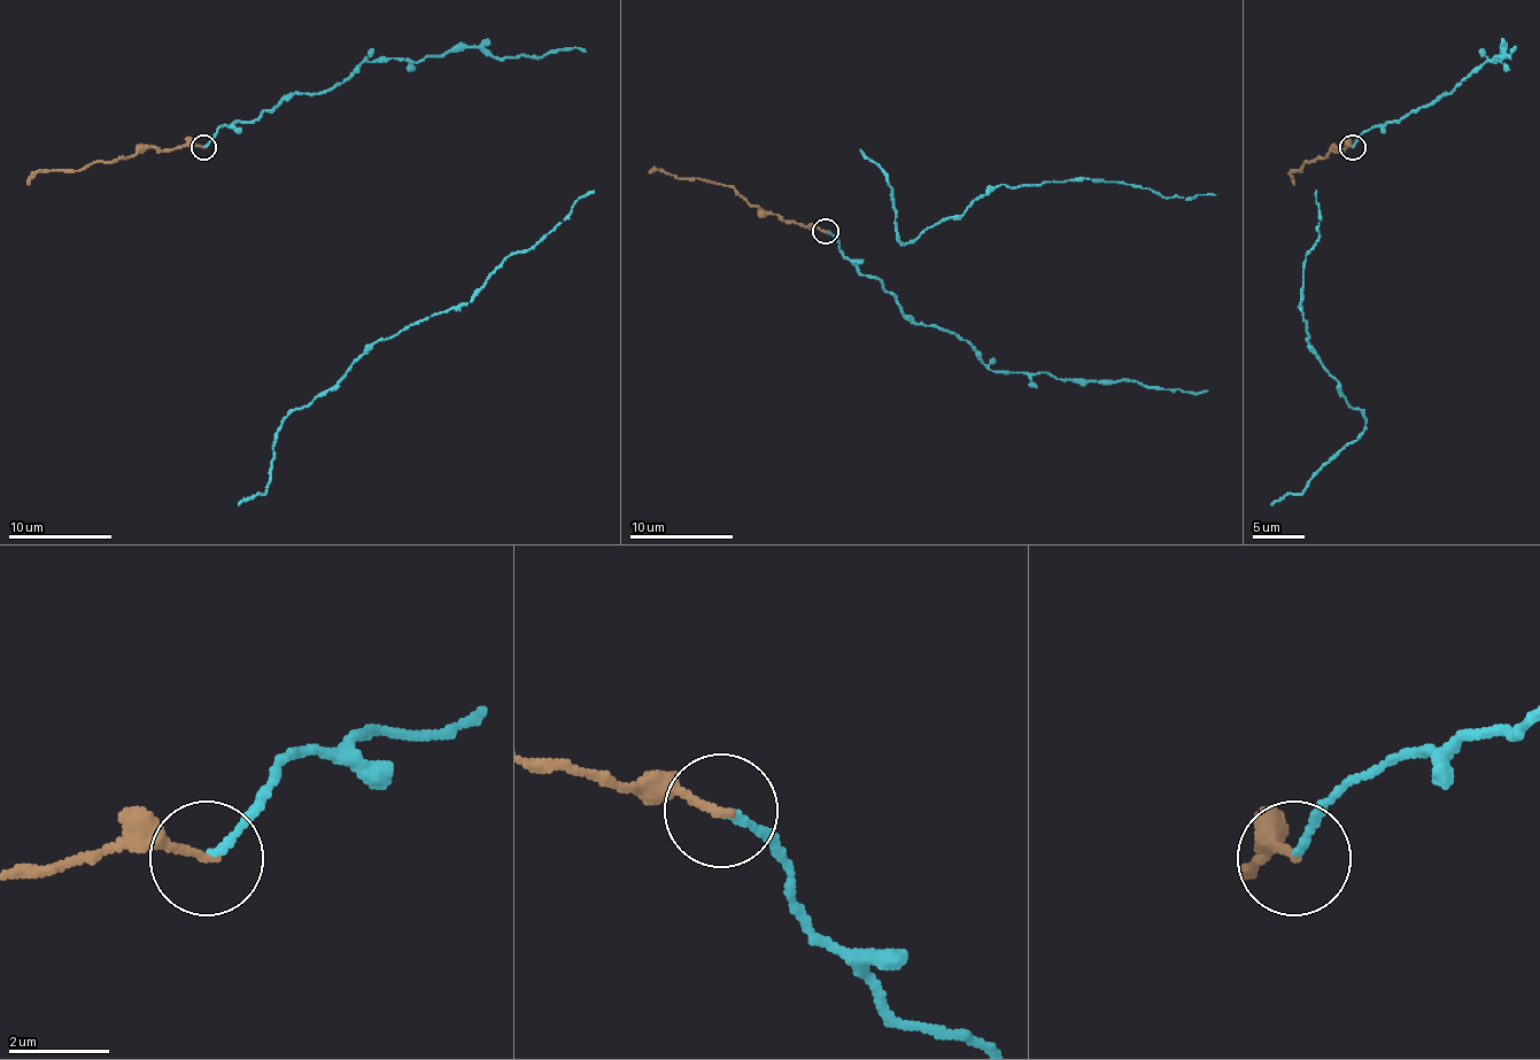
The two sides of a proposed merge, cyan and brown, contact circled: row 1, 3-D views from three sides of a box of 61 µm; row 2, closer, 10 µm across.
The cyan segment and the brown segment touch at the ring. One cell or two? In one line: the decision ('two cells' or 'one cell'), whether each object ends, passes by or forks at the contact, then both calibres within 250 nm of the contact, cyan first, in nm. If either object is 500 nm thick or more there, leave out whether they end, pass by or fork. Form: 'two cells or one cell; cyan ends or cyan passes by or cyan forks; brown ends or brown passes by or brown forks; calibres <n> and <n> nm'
one cell; cyan ends; brown ends; calibres 140 and 170 nm

